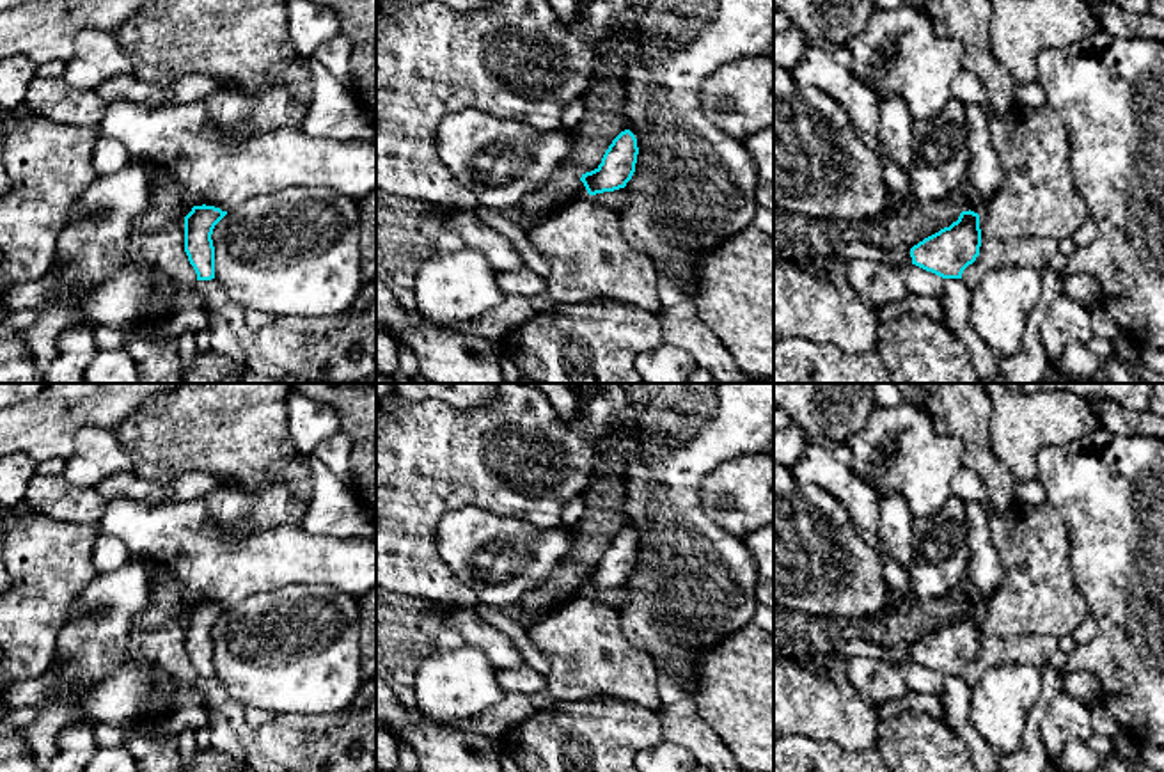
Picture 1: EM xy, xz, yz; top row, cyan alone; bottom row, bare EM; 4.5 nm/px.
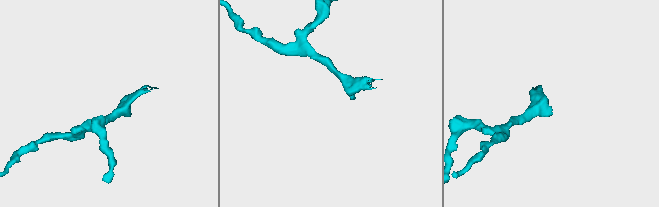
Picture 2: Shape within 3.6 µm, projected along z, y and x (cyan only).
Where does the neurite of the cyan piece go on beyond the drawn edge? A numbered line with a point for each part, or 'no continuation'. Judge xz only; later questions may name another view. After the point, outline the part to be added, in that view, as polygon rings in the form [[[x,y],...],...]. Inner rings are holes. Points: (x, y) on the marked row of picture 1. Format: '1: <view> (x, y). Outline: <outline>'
no continuation

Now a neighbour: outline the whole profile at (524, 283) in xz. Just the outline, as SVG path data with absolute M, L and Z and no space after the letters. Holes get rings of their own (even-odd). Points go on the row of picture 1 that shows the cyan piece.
M529 268L497 272L495 280L504 295L536 296L545 291L545 277Z

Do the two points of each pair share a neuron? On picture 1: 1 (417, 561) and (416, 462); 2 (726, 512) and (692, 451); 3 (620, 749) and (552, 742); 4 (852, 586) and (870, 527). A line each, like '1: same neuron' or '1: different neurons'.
1: same neuron
2: different neurons
3: same neuron
4: different neurons

